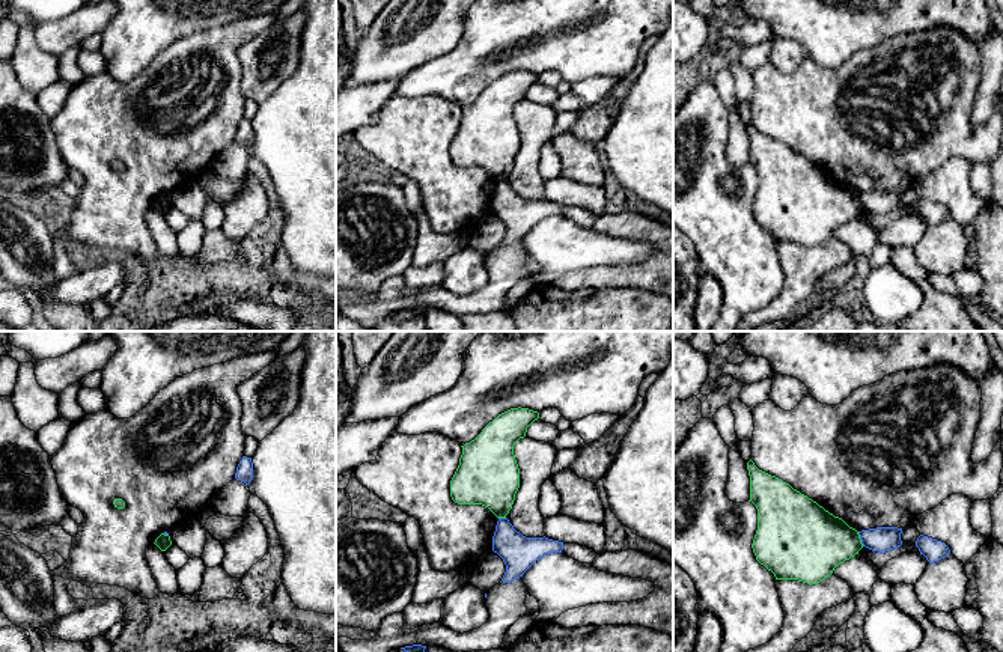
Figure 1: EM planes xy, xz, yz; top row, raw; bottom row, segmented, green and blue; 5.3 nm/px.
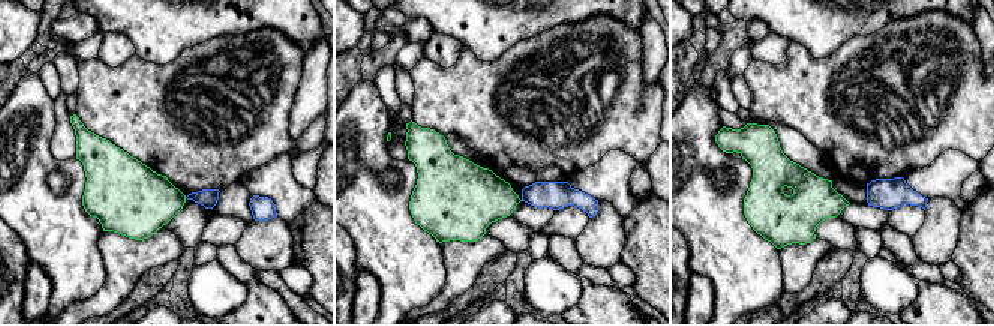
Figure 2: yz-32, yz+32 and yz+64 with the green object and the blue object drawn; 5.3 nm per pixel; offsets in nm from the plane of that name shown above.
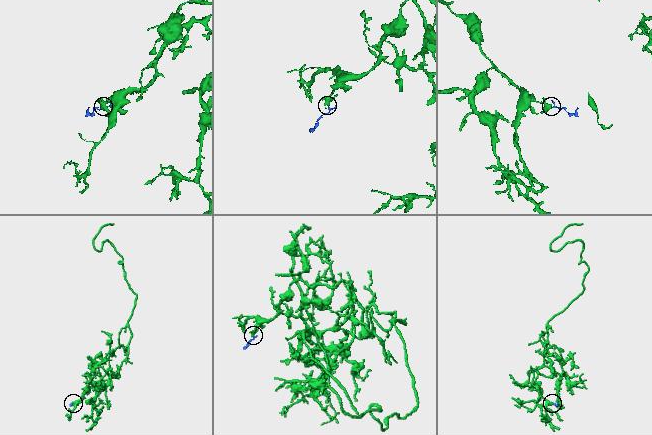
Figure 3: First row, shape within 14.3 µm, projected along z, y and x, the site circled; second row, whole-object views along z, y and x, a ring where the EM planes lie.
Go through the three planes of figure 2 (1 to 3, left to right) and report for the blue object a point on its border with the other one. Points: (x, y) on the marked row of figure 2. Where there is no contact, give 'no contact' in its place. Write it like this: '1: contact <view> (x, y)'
1: no contact
2: no contact
3: no contact

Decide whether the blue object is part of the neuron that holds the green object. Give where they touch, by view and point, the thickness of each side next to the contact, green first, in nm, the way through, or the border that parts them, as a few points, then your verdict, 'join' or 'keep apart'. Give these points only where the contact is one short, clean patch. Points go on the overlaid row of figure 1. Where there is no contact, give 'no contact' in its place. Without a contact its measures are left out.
meets green in yz at (860, 539); 360 nm thick on the green side, 130 nm on the other; border along yz (857, 532), (863, 545); keep apart

